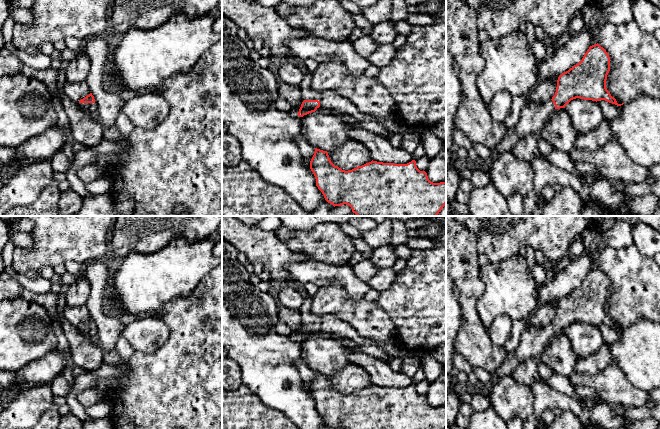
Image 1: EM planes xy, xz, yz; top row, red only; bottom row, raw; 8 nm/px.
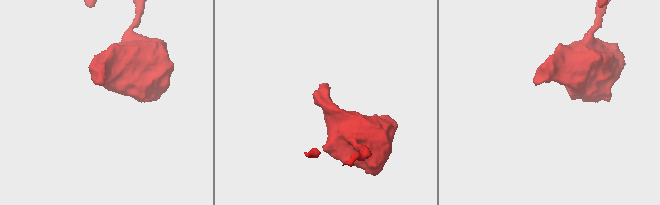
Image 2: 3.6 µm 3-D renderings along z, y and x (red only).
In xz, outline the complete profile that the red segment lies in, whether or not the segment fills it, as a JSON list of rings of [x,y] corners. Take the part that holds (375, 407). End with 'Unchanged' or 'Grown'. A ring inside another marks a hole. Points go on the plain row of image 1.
[[[315,372],[310,385],[310,393],[316,403],[316,410],[324,419],[325,424],[332,429],[445,429],[446,406],[433,407],[428,403],[425,395],[420,395],[416,385],[407,388],[394,388],[371,385],[352,394],[342,394],[335,390],[327,375]]]. Unchanged

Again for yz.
[[[598,267],[589,271],[582,284],[562,297],[557,304],[555,319],[544,327],[527,327],[522,333],[516,350],[507,355],[504,362],[492,373],[496,381],[511,375],[525,360],[539,359],[556,333],[565,332],[573,323],[600,325],[621,330],[606,312],[610,295],[610,281]]]. Grown

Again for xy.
[[[92,317],[79,325],[81,332],[92,341],[97,341],[97,329]]]. Grown

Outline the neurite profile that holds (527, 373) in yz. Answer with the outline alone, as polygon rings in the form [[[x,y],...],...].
[[[536,358],[525,360],[516,367],[511,375],[521,384],[531,386],[535,382],[541,380],[538,372],[538,364],[539,359]]]

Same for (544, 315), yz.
[[[543,305],[539,307],[531,316],[530,316],[530,325],[528,327],[544,327],[555,319],[557,307],[550,305]]]

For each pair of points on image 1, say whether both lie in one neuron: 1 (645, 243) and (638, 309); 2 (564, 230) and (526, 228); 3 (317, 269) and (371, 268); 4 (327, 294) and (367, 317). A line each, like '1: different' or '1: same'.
1: different
2: same
3: different
4: same

